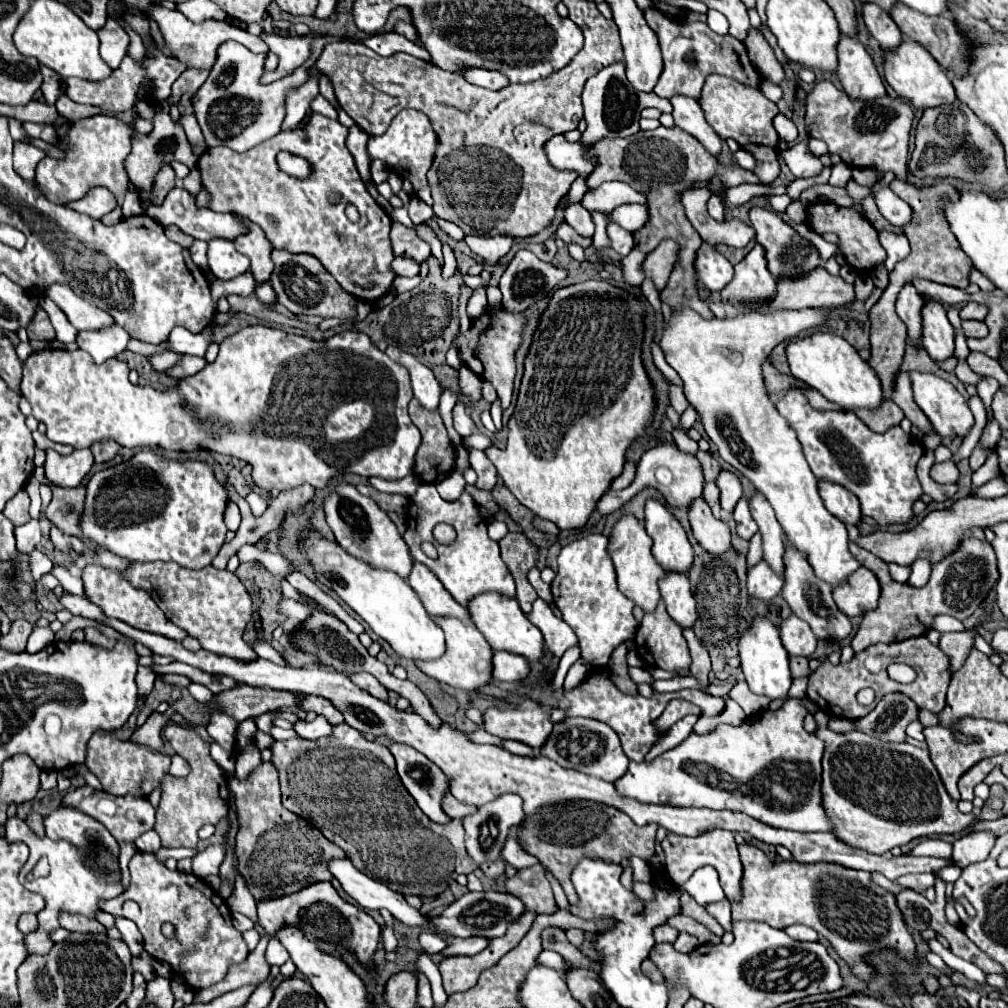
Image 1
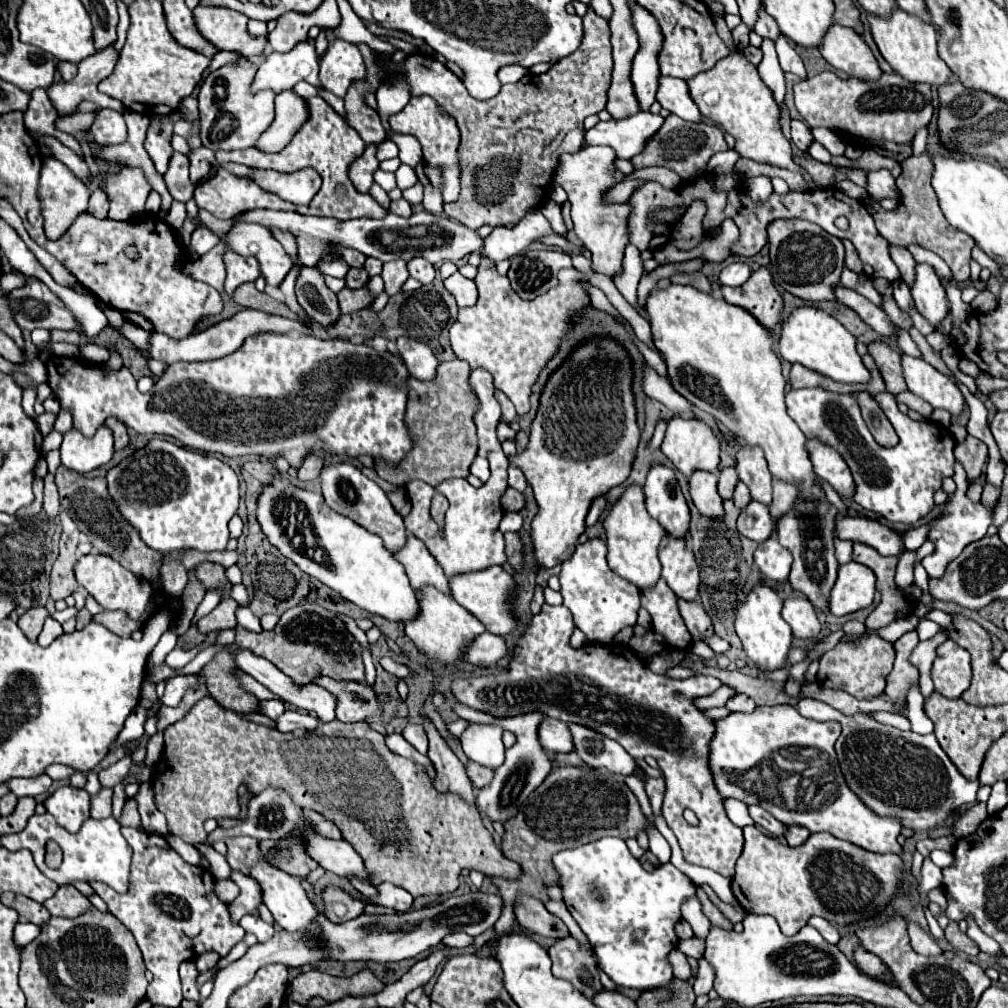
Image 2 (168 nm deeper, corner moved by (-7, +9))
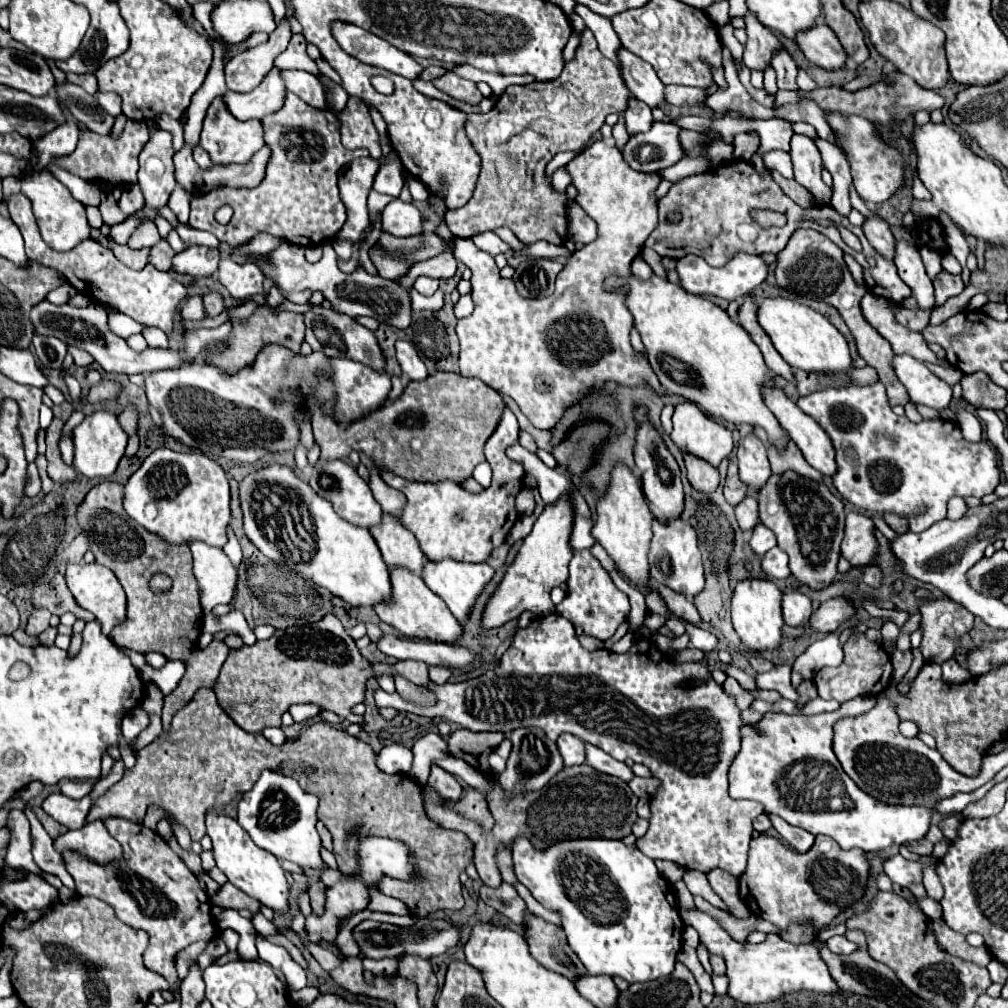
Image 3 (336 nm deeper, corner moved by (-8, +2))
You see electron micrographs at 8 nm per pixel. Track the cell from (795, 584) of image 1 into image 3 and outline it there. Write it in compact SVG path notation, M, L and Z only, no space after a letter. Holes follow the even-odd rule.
M795 472L771 476L769 482L761 488L757 500L761 524L775 532L777 546L789 556L791 576L811 590L827 588L839 572L839 546L845 526L843 502L833 496L823 482L801 478Z

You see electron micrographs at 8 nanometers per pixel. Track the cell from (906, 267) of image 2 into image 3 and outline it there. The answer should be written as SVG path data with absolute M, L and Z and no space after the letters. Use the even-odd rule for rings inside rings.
M867 218L865 224L863 224L863 232L869 240L869 244L889 262L893 262L893 246L895 246L895 238L887 226L887 222L883 220L873 220L873 218Z

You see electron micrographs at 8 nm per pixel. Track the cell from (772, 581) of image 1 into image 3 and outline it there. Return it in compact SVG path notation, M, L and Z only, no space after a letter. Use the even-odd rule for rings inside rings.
M777 546L771 548L763 560L761 560L761 568L763 572L771 578L771 580L785 580L791 572L789 572L789 558L783 550L779 550Z

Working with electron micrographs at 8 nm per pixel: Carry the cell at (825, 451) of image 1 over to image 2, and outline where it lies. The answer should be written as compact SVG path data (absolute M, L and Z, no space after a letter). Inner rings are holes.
M820 387L792 389L786 395L786 407L788 415L798 423L806 437L828 443L844 457L856 485L852 501L892 523L912 525L926 517L934 509L934 493L942 487L946 477L954 475L956 441L952 433L928 419L914 421L900 413L894 395L890 395L890 423L900 437L900 443L894 449L884 449L874 441L862 419L858 401L852 395L840 395Z

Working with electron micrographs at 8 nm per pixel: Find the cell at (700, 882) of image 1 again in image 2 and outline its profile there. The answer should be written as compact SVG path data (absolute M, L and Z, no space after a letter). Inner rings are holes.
M604 837L588 845L560 851L552 857L562 899L592 945L602 969L616 985L646 991L672 979L668 953L676 949L674 925L680 921L680 903L696 893L694 883L672 863L646 871L628 851L624 839Z

